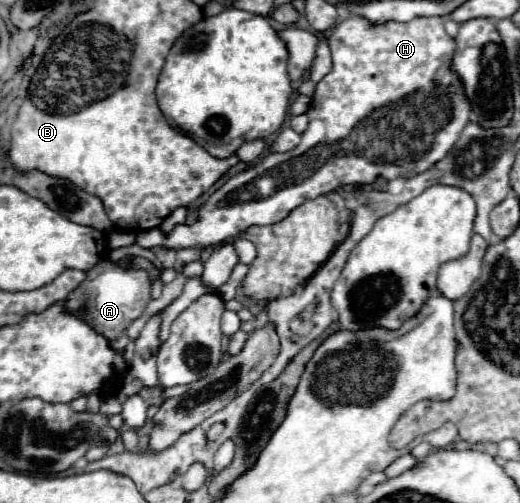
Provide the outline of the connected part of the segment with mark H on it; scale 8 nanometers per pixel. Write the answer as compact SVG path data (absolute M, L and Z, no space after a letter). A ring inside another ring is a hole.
M350 16L334 28L332 40L328 38L328 42L334 68L316 86L312 96L312 110L306 112L310 122L302 134L300 144L284 154L268 154L258 164L228 178L200 206L192 224L176 224L172 232L166 234L162 244L164 248L178 250L216 246L228 238L238 238L252 224L264 226L280 222L304 200L328 194L344 184L372 184L376 178L412 178L432 168L450 152L460 132L468 124L470 102L464 96L460 78L450 68L456 42L446 34L442 18L414 18L410 22L380 24L362 16ZM266 180L270 182L270 190L262 188Z

